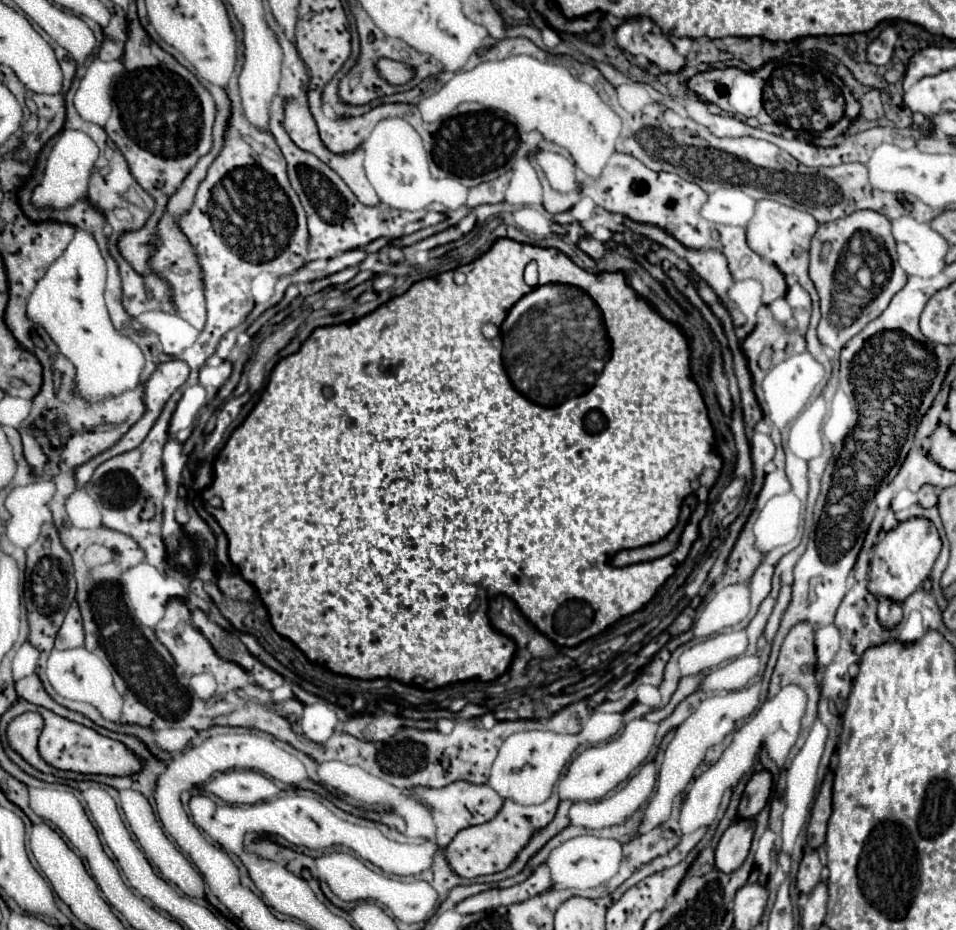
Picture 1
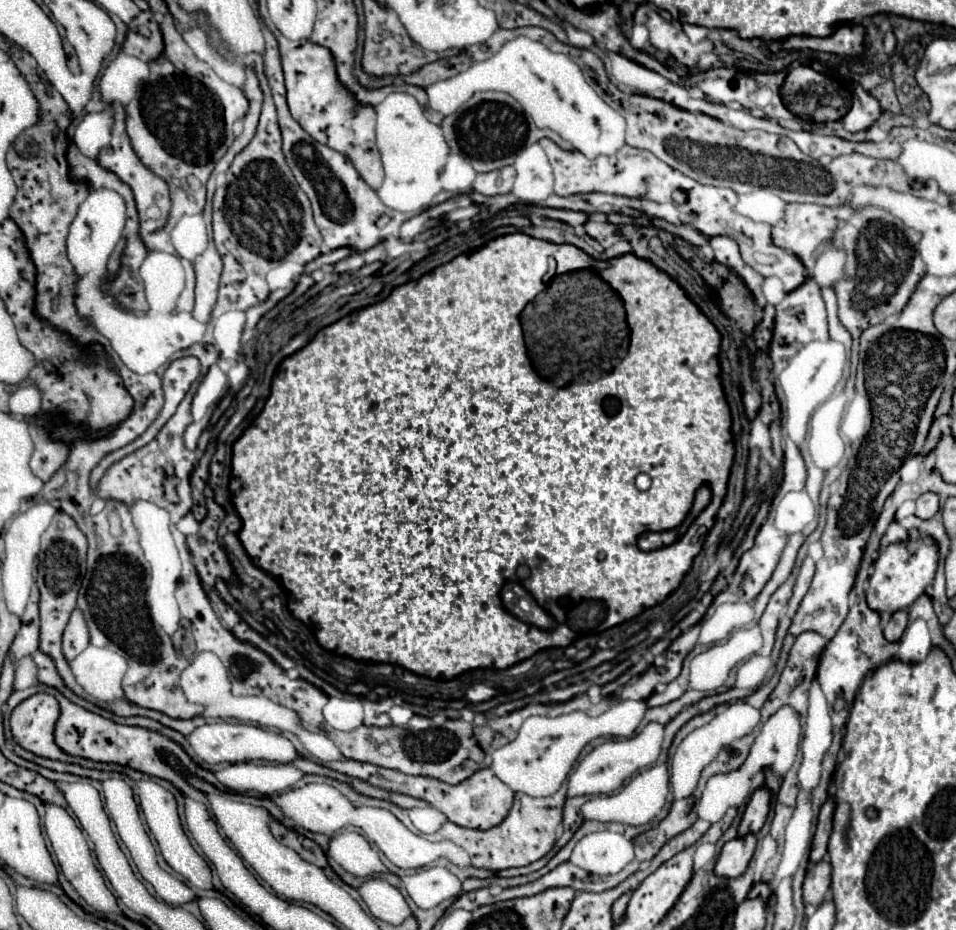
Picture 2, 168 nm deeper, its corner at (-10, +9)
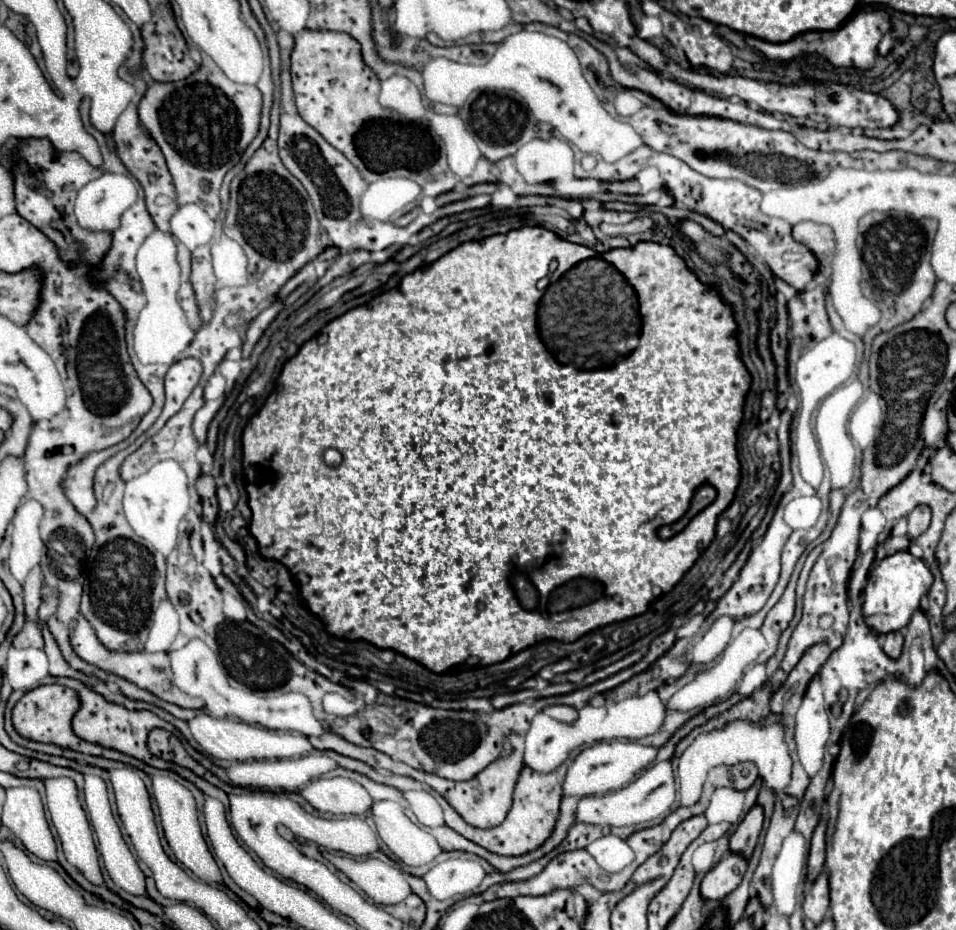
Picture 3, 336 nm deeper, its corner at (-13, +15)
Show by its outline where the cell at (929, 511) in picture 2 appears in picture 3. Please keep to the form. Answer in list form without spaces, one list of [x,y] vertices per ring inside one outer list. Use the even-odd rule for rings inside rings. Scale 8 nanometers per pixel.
[[[917,506],[909,516],[907,536],[911,540],[915,540],[919,534],[923,534],[929,528],[929,522],[931,522],[931,508],[929,506]]]

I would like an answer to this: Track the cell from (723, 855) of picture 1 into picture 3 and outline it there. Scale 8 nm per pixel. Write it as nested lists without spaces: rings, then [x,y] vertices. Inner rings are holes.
[[[727,852],[719,864],[715,864],[701,882],[701,894],[707,900],[719,900],[733,892],[747,870],[747,860],[739,852]]]

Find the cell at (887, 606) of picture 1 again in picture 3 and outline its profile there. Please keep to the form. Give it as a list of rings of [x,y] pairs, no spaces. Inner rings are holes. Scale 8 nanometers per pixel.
[[[889,632],[883,636],[883,650],[887,652],[887,656],[897,658],[901,654],[903,648],[903,634],[901,632]]]

